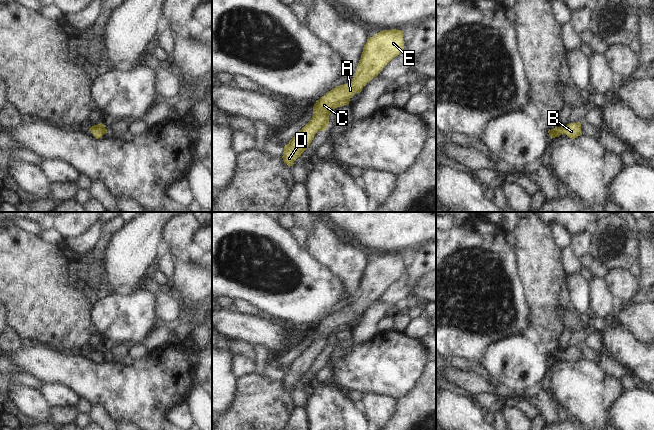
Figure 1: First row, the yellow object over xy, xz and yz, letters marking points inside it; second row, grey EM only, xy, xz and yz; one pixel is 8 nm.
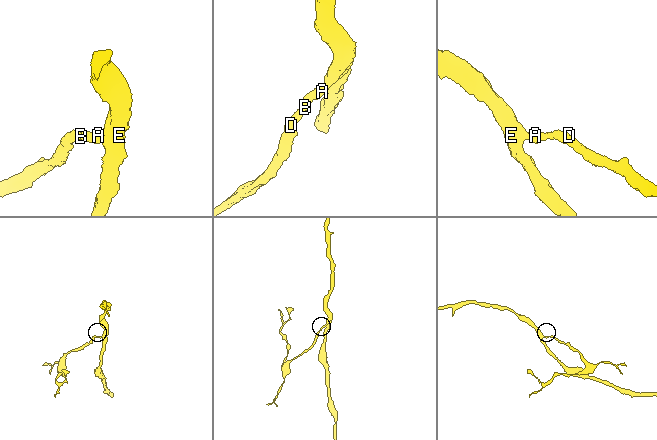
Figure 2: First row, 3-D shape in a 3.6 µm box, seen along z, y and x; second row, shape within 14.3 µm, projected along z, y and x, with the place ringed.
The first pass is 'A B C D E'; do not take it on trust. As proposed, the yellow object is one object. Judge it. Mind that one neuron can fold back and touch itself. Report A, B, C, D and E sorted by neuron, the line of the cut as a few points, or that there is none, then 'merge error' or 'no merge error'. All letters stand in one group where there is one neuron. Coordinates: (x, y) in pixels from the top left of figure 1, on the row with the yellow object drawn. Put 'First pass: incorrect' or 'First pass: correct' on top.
First pass: correct
A B C D E | no cut | no merge error

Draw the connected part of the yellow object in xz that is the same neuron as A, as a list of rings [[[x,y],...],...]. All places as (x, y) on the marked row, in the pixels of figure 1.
[[[383,30],[367,39],[351,82],[335,86],[313,106],[311,120],[284,146],[283,161],[293,166],[294,161],[309,147],[318,131],[325,131],[329,115],[337,108],[349,104],[350,98],[360,93],[363,87],[404,49],[403,31]]]

